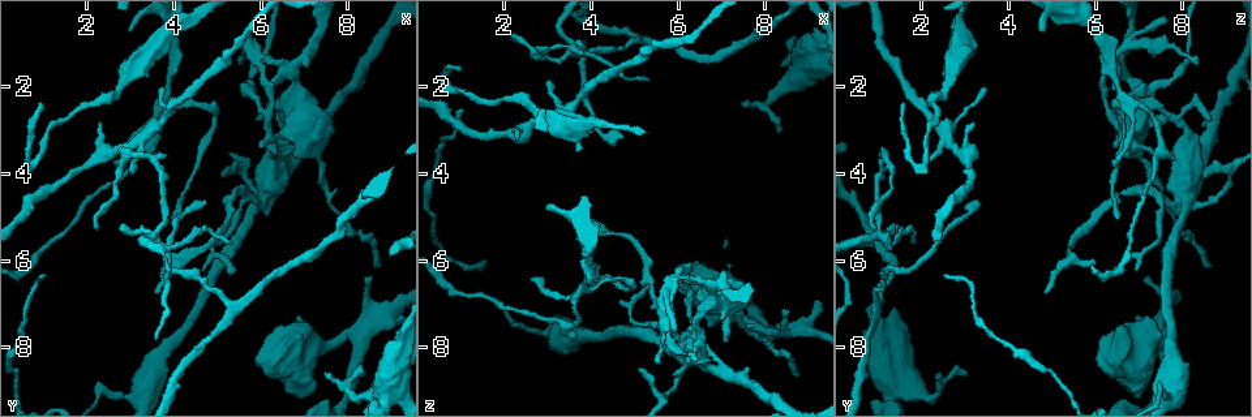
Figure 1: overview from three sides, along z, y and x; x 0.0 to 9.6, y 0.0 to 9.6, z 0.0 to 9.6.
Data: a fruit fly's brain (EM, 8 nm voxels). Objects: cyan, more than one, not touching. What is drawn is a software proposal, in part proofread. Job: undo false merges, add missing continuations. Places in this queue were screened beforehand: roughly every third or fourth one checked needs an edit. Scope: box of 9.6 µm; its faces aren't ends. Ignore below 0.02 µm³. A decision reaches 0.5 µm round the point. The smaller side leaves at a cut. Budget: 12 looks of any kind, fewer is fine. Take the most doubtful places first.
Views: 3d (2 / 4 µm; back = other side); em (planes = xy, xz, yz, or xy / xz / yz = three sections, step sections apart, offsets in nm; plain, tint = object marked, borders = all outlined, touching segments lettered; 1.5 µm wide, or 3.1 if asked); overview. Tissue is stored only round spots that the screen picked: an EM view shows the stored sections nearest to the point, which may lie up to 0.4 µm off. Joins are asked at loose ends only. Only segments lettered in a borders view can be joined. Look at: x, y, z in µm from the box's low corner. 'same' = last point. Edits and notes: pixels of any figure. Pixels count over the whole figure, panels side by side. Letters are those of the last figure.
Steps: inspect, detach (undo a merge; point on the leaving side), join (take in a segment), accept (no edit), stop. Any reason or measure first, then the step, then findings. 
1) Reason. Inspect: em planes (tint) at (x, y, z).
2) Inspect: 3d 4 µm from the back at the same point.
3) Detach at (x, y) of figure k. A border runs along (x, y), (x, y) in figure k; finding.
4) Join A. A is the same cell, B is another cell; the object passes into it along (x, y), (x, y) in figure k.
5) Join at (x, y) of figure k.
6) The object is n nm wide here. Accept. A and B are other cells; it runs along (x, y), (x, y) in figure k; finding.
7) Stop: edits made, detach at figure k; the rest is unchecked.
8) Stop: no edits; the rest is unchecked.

An open end. Inspect: 3d 2 µm at (7.45, 8.60, 2.40).

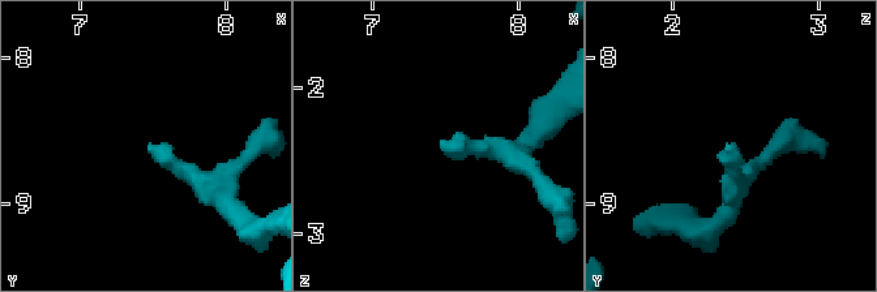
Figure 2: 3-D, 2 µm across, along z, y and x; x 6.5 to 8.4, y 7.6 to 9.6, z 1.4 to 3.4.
Shape alone is not enough. Inspect: em planes (tint) at (7.48, 8.60, 2.38).

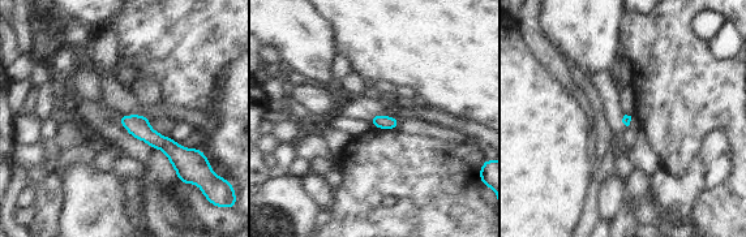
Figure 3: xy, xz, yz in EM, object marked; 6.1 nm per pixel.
See the neighbours. Inspect: em planes (borders) at the same point.

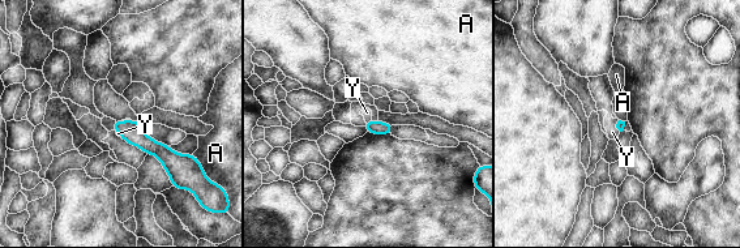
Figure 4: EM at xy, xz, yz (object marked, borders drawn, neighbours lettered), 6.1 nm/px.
Join Y. Y is the same cell, A is another cell; the object passes into it along (380, 127), (368, 120), (367, 112) in figure 4; the cell continues.

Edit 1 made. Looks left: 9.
Branch stops here. Inspect: 3d 2 µm at (8.55, 6.40, 7.10).

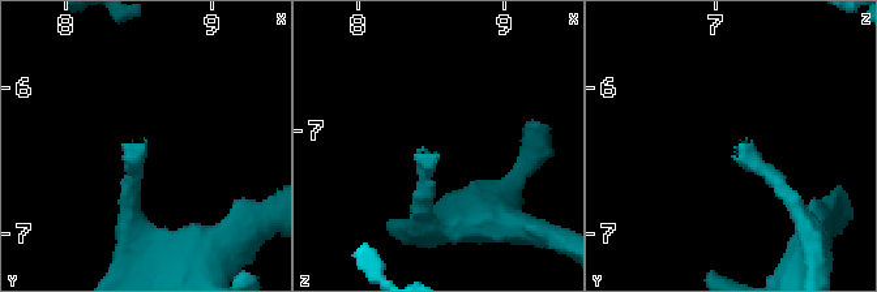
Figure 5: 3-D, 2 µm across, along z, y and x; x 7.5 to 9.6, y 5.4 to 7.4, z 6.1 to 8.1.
Inspect: em planes (borders) at (8.58, 6.40, 7.18).

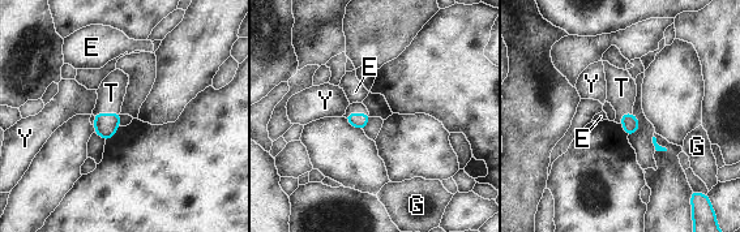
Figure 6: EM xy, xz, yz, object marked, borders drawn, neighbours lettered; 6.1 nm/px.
Join T. T is the same cell, E, G and Y are other cells; the object passes into it along (106, 124), (106, 114), (111, 93) in figure 6; the cell continues.

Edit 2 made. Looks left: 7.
Inspect: overview.

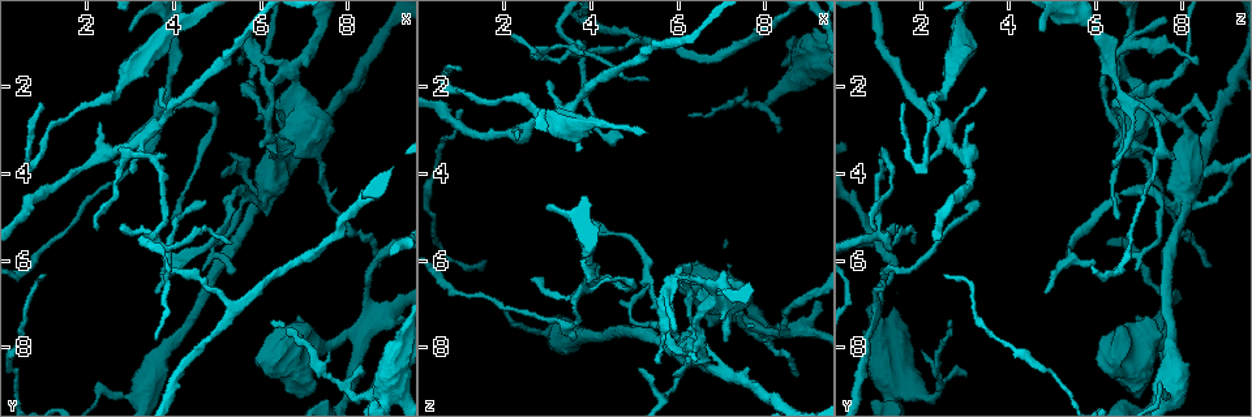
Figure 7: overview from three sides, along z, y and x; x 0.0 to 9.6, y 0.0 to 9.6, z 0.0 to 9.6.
End of a long branch. Inspect: 3d 4 µm at (4.75, 4.65, 3.20).

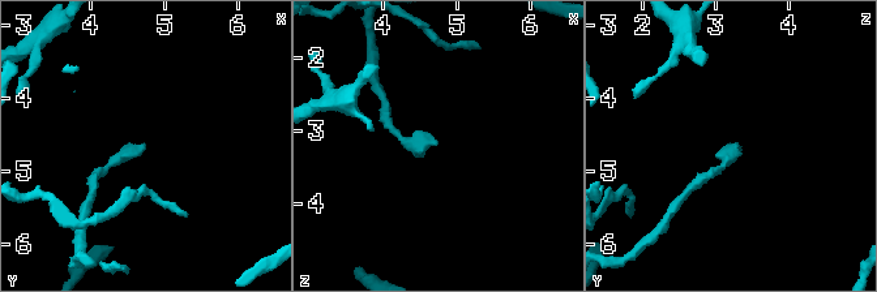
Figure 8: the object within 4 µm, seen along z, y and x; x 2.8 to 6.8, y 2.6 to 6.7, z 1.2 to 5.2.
Need the tissue. Inspect: em planes (borders) at (4.75, 4.65, 3.20).

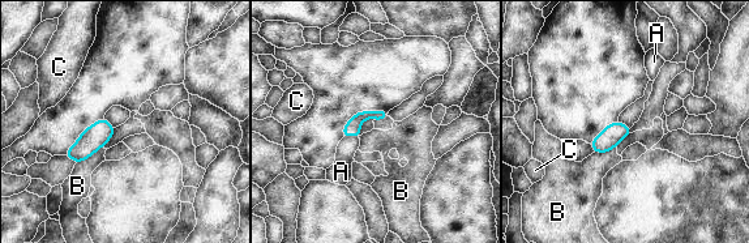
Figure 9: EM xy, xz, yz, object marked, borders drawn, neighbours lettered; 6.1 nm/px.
The longest contact is with B, 200 nm. Join A. A is the same cell, B and C are other cells; it goes on there.

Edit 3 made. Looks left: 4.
Inspect: overview.

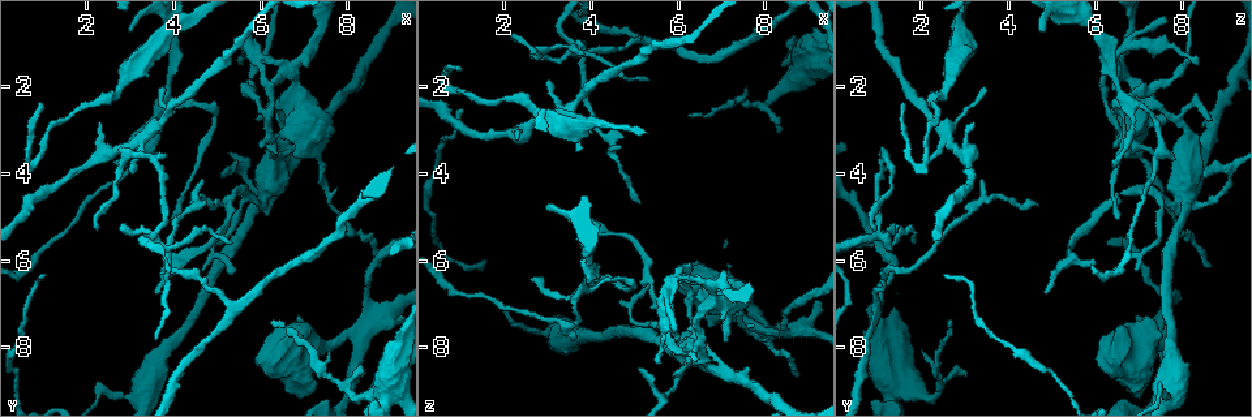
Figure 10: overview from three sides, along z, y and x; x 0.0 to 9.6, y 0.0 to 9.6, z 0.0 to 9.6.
Tapers out. Inspect: em xy step 8 (tint) at (2.35, 2.80, 3.25).

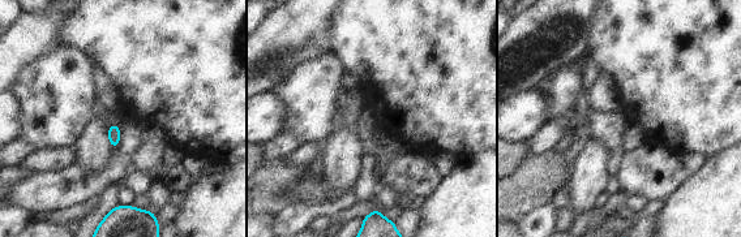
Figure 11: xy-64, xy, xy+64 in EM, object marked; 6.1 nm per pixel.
Inspect: em planes (tint) at the same point.

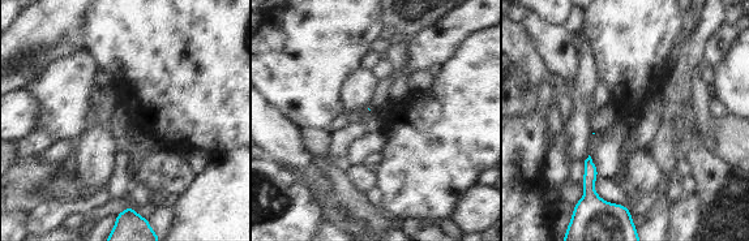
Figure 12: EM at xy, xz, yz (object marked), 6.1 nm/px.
Inspect: em planes (borders) at the same point.

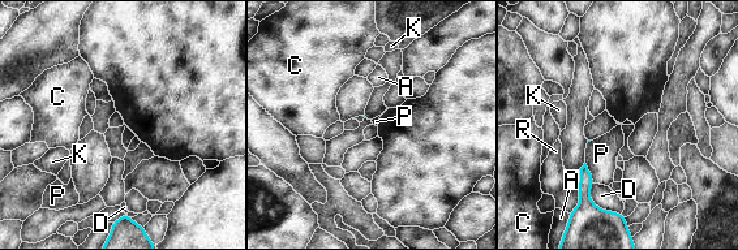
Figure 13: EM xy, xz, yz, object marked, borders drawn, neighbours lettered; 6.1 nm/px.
Accept. A, C, D, K, P and R are other cells; a border runs along (584, 163), (593, 182) in figure 13; none of them fits.

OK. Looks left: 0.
Stop: edits made, join at figure 4, join at figure 6, join at figure 9; the rest is unchecked.

